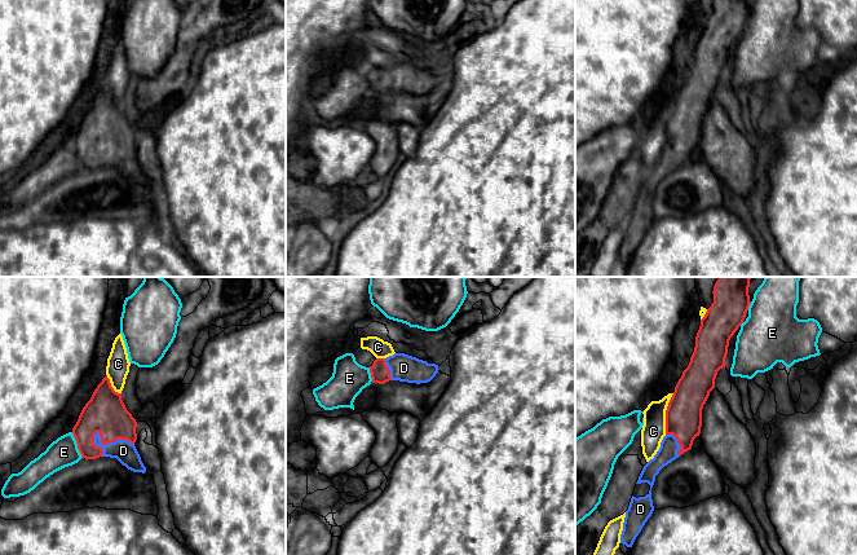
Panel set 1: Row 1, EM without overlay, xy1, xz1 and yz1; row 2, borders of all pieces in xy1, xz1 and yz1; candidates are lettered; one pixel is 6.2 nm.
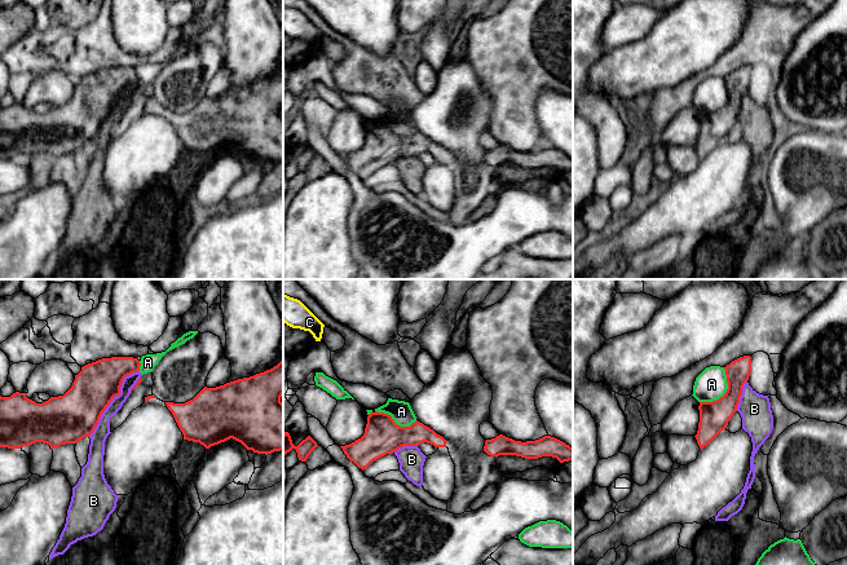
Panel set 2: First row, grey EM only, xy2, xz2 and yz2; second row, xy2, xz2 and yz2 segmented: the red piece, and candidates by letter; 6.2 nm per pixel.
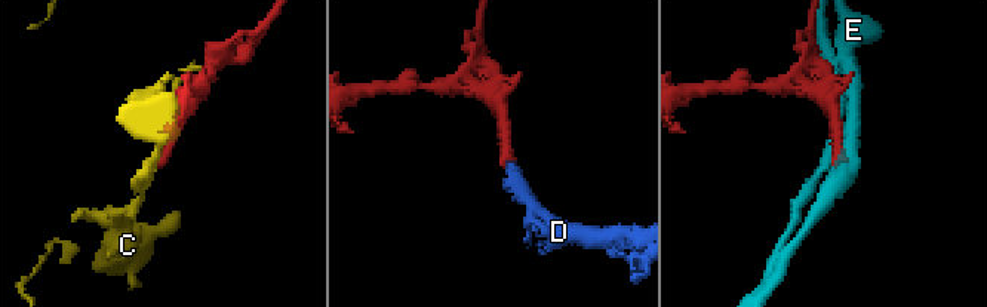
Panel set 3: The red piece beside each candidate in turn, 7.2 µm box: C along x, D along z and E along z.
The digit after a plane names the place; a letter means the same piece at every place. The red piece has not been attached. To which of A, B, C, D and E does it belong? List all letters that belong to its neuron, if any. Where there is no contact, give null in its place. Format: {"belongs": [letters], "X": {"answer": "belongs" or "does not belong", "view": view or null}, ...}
{"belongs": ["D"], "A": {"answer": "does not belong", "view": "yz2"}, "B": {"answer": "does not belong", "view": "xy2"}, "C": {"answer": "does not belong", "view": "yz1"}, "D": {"answer": "belongs", "view": "xy1"}, "E": {"answer": "does not belong", "view": "xy1"}}

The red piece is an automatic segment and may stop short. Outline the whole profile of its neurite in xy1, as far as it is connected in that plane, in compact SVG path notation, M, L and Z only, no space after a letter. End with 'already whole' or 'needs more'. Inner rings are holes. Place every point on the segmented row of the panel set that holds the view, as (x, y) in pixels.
M107 375L83 408L72 435L83 458L116 458L133 472L146 472L134 446L137 422L127 410L122 393L111 387Z; needs more

